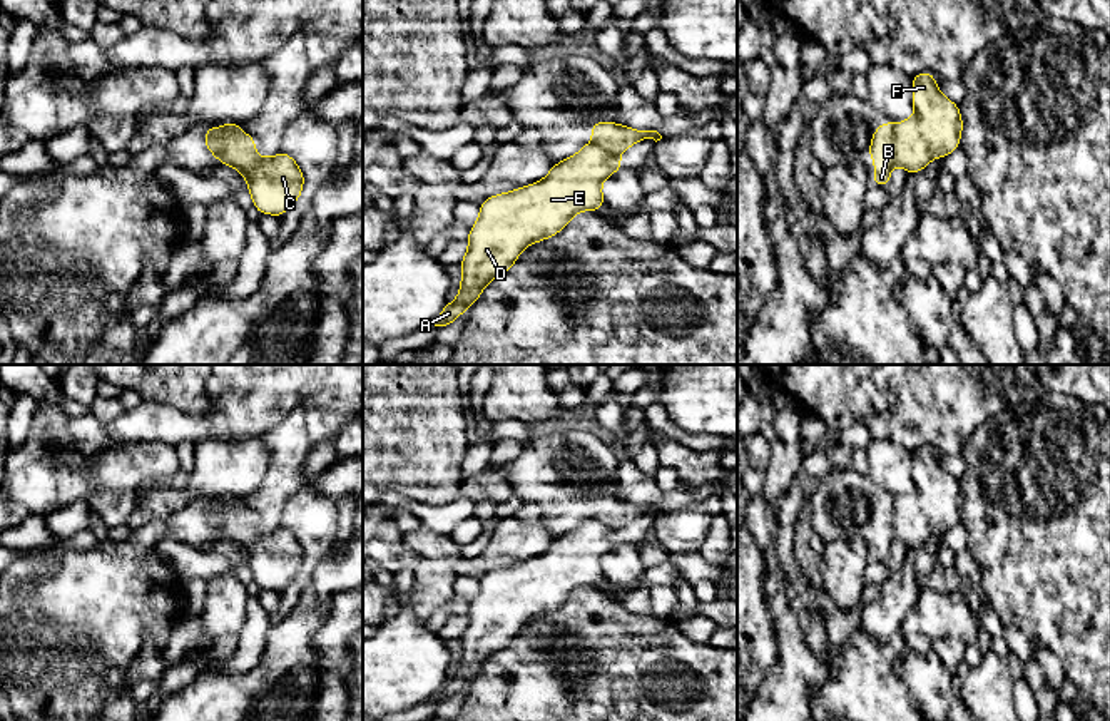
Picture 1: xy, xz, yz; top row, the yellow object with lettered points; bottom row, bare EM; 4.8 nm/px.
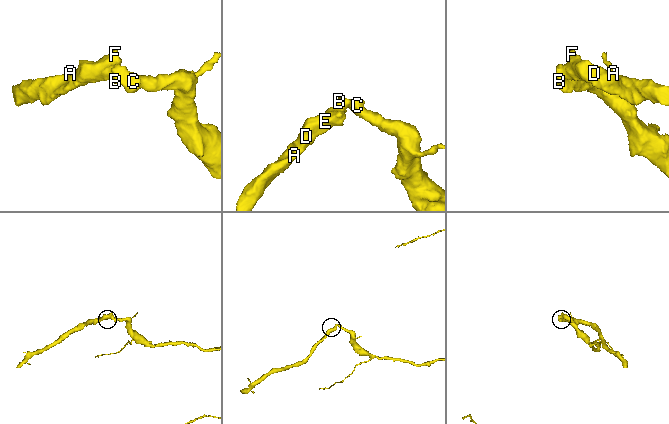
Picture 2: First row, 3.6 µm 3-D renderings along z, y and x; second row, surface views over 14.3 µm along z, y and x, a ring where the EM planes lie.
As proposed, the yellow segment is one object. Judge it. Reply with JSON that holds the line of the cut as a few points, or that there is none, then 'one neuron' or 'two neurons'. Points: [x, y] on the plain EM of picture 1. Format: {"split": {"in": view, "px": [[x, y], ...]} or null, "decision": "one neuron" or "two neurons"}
{"split": {"in": "yz", "px": [[891, 502], [895, 537]]}, "decision": "two neurons"}

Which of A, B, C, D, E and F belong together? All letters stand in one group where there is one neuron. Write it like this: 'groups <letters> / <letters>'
groups A D E F / B C

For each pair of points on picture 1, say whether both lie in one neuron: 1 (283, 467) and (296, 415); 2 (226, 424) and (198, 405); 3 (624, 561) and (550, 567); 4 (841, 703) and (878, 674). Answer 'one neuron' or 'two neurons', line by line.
1: one neuron
2: two neurons
3: two neurons
4: one neuron

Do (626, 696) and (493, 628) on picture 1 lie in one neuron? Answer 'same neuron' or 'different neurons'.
different neurons

